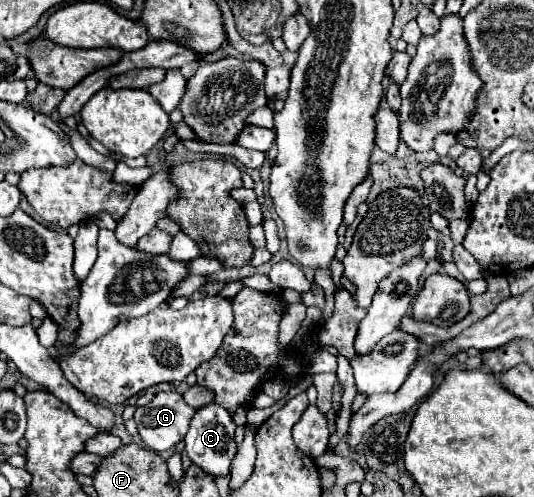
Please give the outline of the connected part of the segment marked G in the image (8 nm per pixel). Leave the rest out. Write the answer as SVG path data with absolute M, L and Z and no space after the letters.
M159 392L147 406L135 410L135 422L141 440L153 452L163 452L185 438L193 414L195 408L187 406L181 394Z

